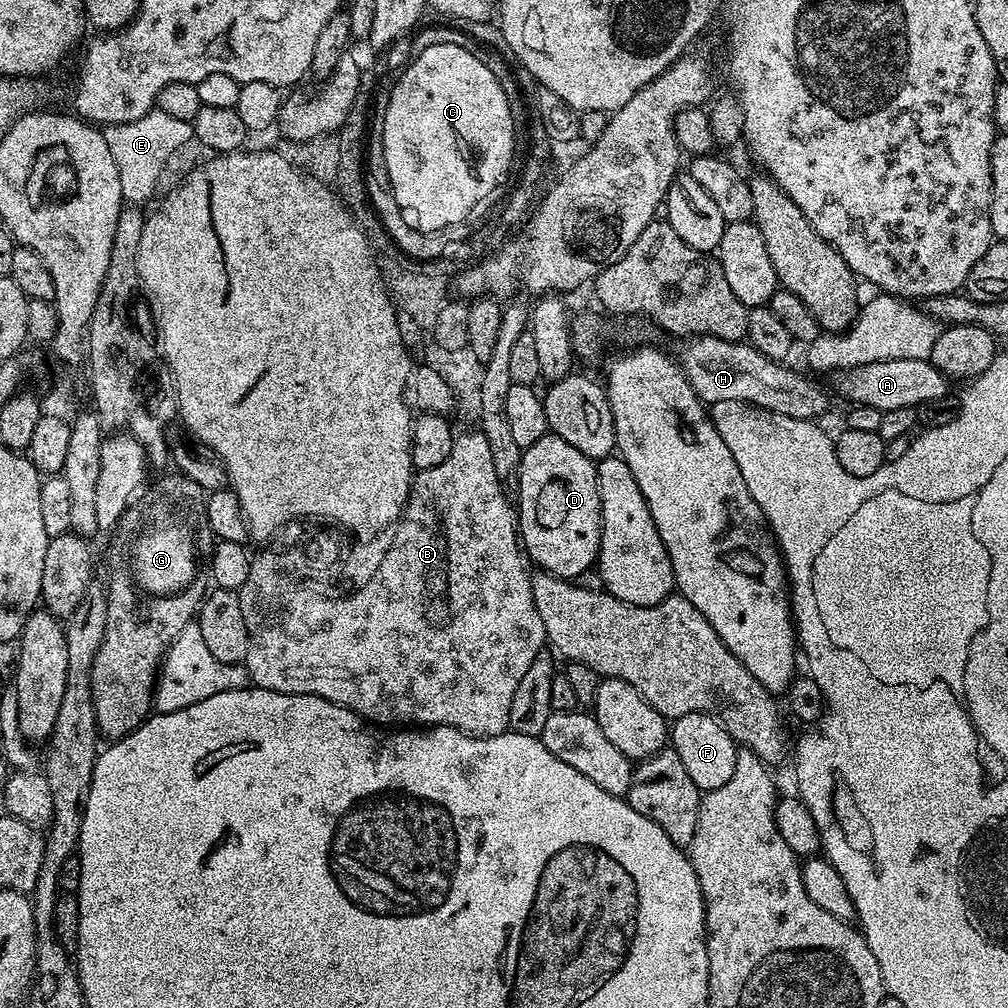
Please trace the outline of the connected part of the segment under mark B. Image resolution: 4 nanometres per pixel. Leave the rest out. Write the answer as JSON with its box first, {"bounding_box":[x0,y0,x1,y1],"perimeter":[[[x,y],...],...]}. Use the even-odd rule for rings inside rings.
{"bounding_box":[238,430,546,736],"perimeter":[[[480,430],[464,432],[461,436],[459,433],[453,439],[450,458],[446,458],[446,462],[415,473],[408,505],[404,507],[405,522],[400,528],[401,537],[392,548],[391,555],[384,560],[378,582],[368,584],[364,591],[341,598],[320,596],[312,600],[304,592],[288,592],[288,588],[284,588],[284,584],[272,576],[272,560],[252,556],[250,578],[246,578],[244,585],[238,589],[242,618],[246,618],[246,630],[250,638],[243,662],[248,670],[249,681],[258,688],[291,696],[317,696],[341,704],[343,708],[356,712],[376,726],[450,726],[467,736],[497,736],[509,731],[508,719],[510,704],[514,702],[514,690],[518,690],[522,674],[530,670],[530,662],[534,662],[534,658],[545,651],[546,637],[542,618],[538,618],[538,606],[534,606],[532,578],[529,569],[524,569],[526,556],[518,535],[518,512],[504,491],[505,485],[494,470],[493,455],[490,454],[489,443],[483,433]]]}

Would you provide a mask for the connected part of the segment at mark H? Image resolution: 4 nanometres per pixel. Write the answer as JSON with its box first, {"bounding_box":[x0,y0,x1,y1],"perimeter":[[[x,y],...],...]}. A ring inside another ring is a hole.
{"bounding_box":[679,336,828,420],"perimeter":[[[694,336],[683,341],[680,348],[679,363],[684,369],[684,377],[698,394],[698,398],[705,405],[711,406],[718,402],[744,402],[753,404],[756,408],[765,408],[768,412],[782,414],[791,420],[807,420],[820,418],[828,408],[828,396],[811,380],[811,375],[803,376],[787,363],[766,358],[766,354],[759,352],[754,345],[734,340],[719,340],[713,336]]]}

